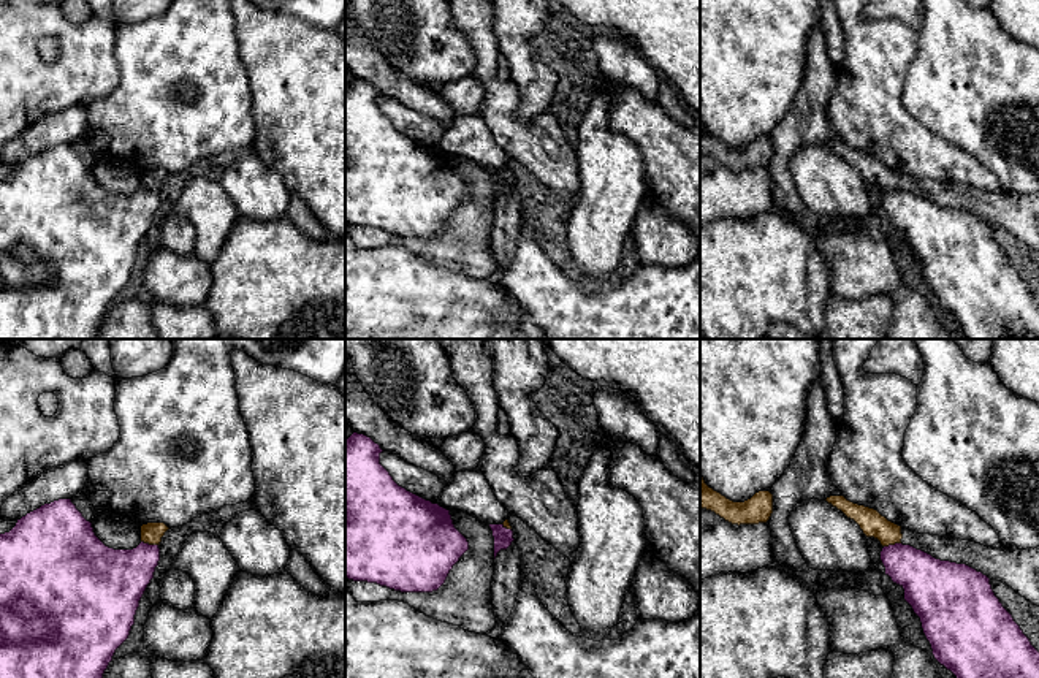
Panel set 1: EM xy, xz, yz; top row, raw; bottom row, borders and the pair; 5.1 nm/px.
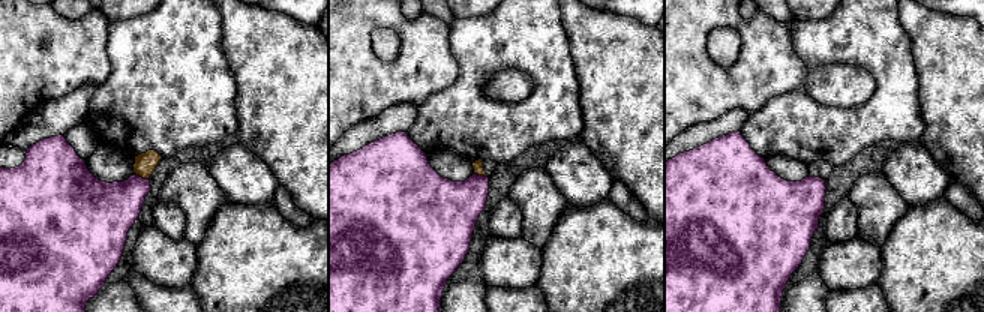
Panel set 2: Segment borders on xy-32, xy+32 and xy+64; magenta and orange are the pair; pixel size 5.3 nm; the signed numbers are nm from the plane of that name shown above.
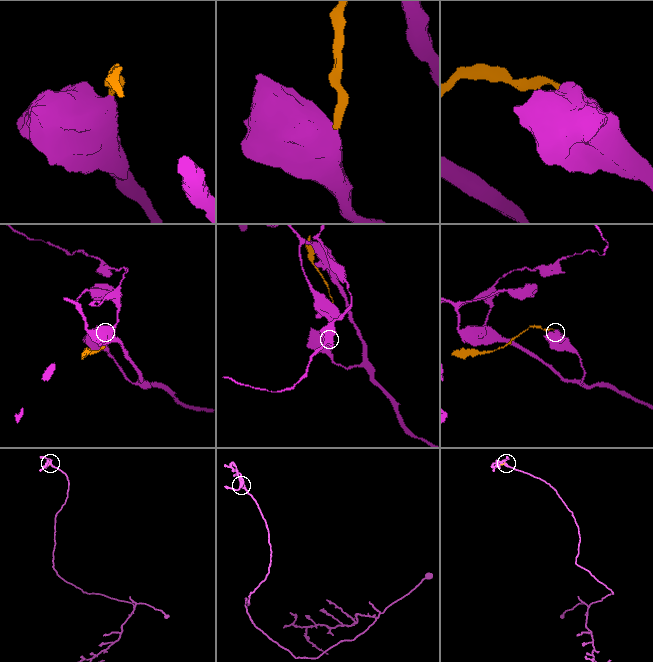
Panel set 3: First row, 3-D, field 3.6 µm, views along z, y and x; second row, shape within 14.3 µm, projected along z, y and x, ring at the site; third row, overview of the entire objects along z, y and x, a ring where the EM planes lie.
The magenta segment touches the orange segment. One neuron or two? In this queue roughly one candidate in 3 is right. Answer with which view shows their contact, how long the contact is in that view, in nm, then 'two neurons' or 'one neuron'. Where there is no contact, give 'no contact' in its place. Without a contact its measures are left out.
xy | 90 nm | two neurons

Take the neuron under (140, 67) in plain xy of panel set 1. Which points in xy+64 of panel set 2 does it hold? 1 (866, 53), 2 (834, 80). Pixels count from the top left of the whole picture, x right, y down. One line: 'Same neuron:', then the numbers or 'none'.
Same neuron: 1

